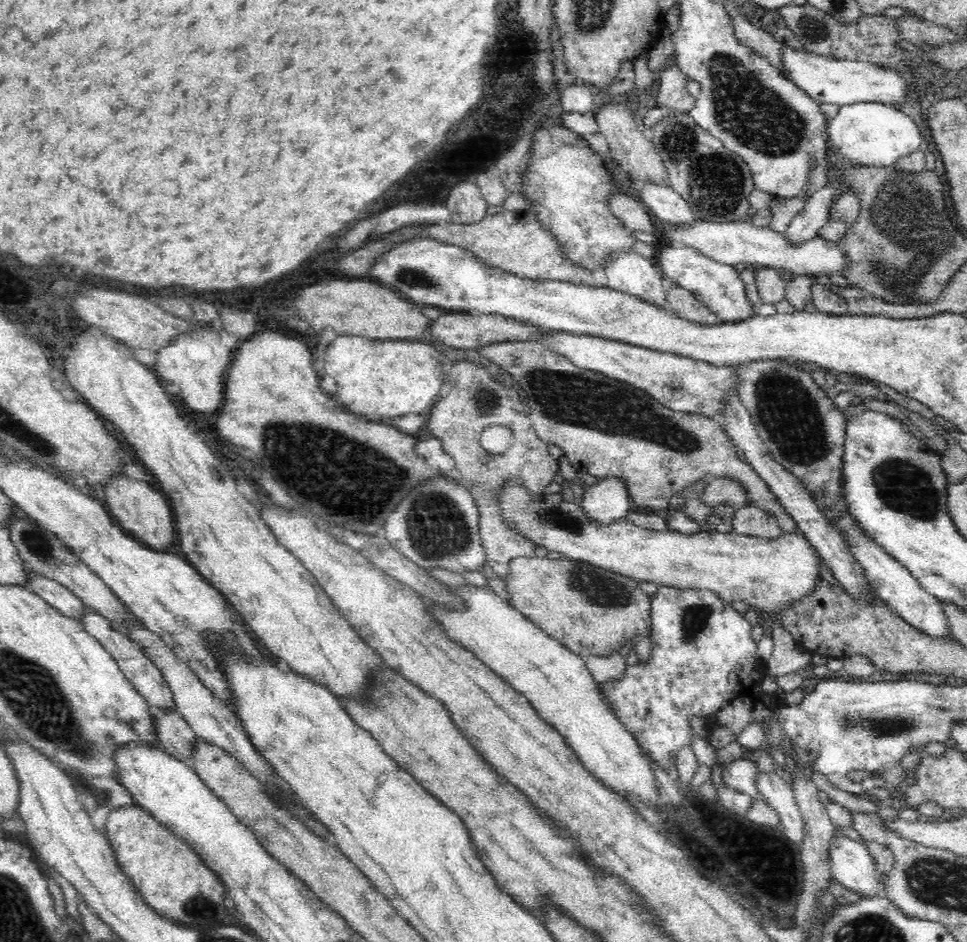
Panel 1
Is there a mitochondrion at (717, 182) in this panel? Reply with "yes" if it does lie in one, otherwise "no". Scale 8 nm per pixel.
yes

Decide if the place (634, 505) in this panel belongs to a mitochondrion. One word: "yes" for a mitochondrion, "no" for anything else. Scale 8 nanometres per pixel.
no

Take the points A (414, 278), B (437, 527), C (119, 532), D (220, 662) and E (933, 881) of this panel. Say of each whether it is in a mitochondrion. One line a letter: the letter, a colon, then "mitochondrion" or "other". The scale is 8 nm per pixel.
A: mitochondrion
B: mitochondrion
C: other
D: other
E: mitochondrion

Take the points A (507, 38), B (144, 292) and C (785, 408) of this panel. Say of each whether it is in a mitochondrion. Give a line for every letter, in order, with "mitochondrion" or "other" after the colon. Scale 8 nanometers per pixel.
A: other
B: other
C: mitochondrion

